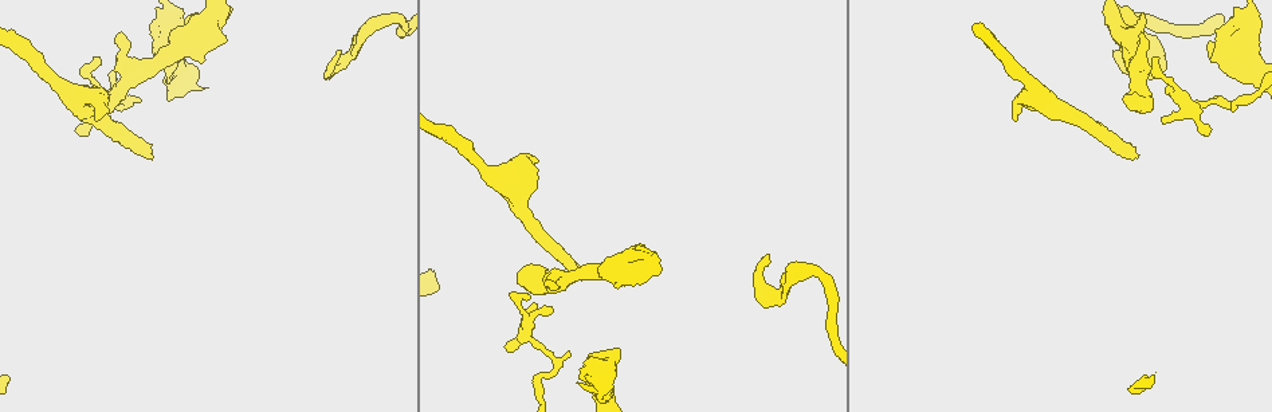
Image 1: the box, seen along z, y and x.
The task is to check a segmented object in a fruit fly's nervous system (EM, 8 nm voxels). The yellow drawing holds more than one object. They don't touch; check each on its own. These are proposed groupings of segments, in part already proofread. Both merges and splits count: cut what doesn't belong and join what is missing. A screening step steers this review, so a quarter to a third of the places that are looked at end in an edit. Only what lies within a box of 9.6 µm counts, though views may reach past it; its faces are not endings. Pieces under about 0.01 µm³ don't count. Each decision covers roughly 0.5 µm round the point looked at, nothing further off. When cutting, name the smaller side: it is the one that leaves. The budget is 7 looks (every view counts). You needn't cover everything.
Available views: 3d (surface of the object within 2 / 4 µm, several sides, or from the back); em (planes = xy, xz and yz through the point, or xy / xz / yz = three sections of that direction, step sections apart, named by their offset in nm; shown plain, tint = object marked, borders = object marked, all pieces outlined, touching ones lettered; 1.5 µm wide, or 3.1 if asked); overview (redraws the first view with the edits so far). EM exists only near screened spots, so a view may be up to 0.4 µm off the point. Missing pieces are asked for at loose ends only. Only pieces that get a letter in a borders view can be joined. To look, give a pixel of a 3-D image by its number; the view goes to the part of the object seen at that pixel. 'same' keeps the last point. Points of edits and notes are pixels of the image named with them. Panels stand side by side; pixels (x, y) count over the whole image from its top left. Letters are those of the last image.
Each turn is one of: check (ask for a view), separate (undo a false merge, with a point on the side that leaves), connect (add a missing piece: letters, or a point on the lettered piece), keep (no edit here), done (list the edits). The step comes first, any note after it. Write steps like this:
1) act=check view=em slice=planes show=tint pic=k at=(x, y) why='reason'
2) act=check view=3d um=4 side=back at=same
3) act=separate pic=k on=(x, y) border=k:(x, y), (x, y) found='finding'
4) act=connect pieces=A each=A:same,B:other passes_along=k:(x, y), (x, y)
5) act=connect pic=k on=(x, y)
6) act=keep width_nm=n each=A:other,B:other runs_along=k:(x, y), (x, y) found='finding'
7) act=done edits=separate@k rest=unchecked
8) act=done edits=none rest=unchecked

act=check view=em slice=planes show=borders pic=1 at=(149, 156) why='branch stops here'

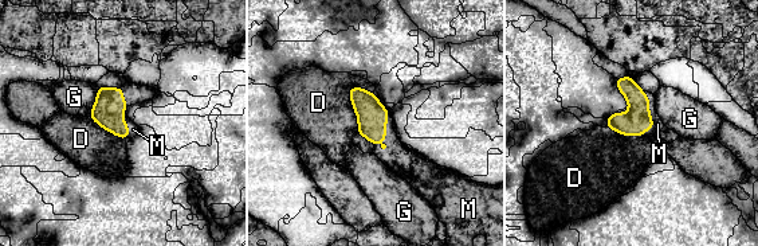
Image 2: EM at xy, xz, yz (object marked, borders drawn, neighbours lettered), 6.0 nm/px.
act=connect pieces=M each=D:other,G:other,M:same passes_along=2:(107, 112), (122, 112), (133, 129) found='the neuron continues'

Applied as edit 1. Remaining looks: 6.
act=check view=overview why='see it whole again'

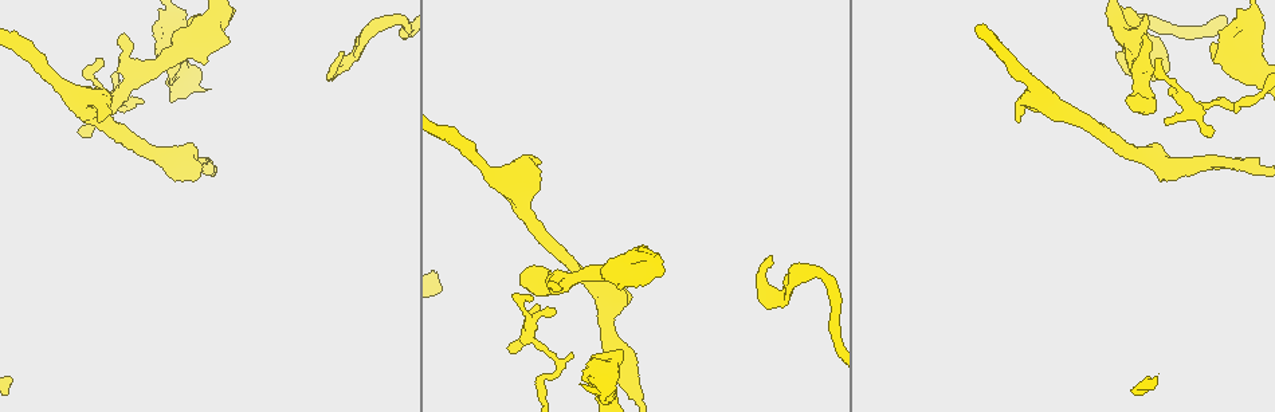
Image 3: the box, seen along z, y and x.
act=check view=em slice=planes show=plain pic=3 at=(558, 366) why='sharp bend'

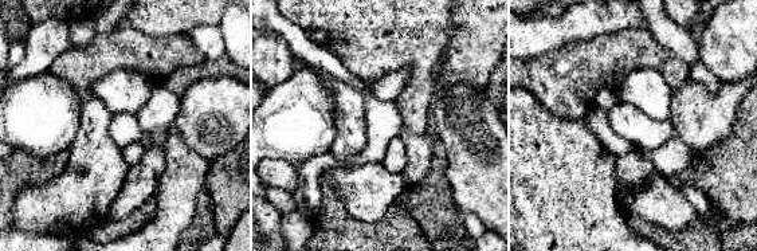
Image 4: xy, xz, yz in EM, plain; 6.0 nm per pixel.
act=check view=em slice=planes show=borders at=same why='what lies round it'

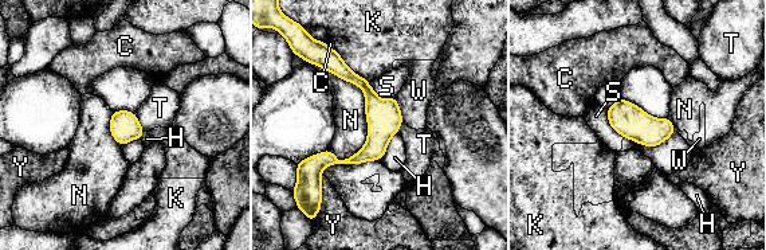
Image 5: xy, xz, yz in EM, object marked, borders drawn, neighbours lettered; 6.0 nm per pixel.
act=keep each=C:other,H:other,K:other,N:other,S:other,T:other,W:other,Y:other border=5:(310, 62), (344, 160) found='one neuron here'

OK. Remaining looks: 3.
act=check view=em slice=planes show=borders pic=3 at=(174, 16) why='thick turns thin'

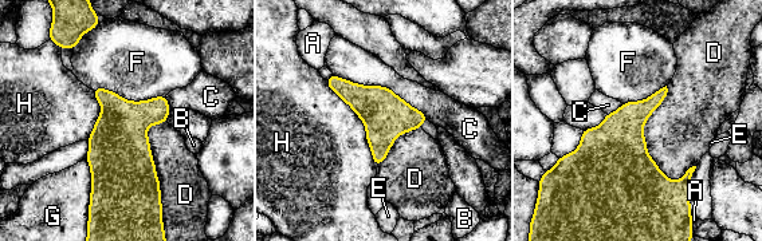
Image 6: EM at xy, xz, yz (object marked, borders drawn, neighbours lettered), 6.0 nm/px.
act=keep width_nm=240 each=A:other,B:other,C:other,D:other,E:other,F:other,G:other,H:other found='one neuron here'

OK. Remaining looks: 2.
act=done edits=connect@2 rest=unchecked

